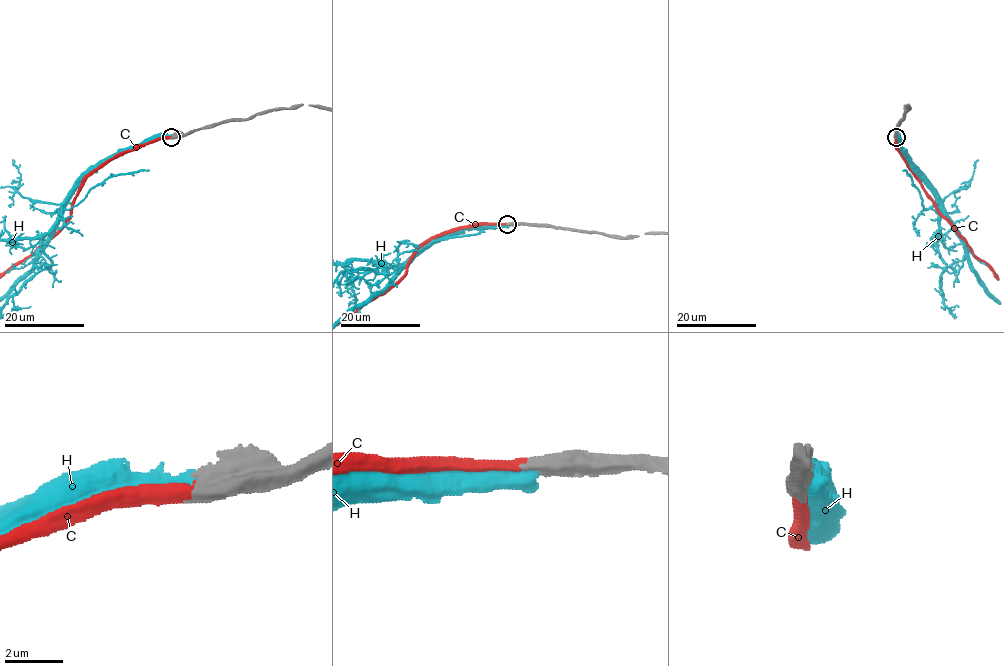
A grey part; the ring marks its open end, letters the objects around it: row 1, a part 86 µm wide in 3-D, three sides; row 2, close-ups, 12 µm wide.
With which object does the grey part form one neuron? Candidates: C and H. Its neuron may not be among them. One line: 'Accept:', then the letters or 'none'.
Accept: C

